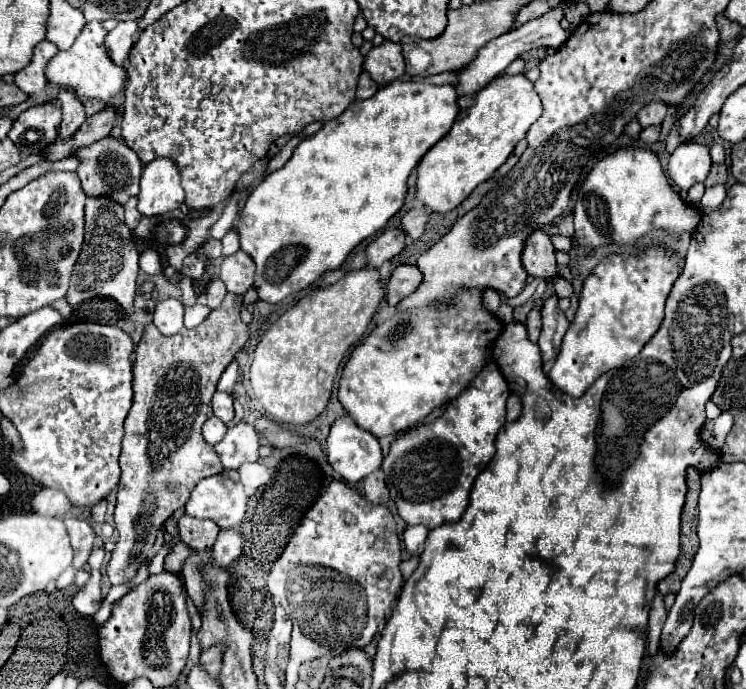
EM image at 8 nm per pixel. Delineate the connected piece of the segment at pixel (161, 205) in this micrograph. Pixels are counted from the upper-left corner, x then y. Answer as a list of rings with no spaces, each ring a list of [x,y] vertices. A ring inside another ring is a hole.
[[[155,158],[143,168],[139,212],[143,216],[159,216],[183,204],[181,172],[171,158]]]

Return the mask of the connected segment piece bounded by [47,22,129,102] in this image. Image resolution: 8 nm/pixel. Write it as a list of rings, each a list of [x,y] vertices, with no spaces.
[[[89,22],[81,30],[81,34],[75,40],[75,44],[71,46],[71,50],[57,52],[57,56],[49,62],[47,80],[57,86],[73,88],[79,98],[93,98],[93,100],[111,102],[111,98],[125,88],[129,74],[123,66],[115,64],[109,58],[107,50],[105,50],[105,36],[107,36],[107,30],[103,28],[103,22]]]

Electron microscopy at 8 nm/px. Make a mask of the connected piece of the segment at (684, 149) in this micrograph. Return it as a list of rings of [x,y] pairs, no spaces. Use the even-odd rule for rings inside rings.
[[[683,142],[669,158],[669,178],[681,188],[689,190],[697,182],[705,182],[711,170],[709,148],[699,142]]]

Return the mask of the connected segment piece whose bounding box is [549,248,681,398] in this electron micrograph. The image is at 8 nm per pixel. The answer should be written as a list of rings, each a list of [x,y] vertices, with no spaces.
[[[651,248],[643,256],[605,258],[583,284],[575,320],[571,322],[559,358],[549,372],[553,386],[563,394],[581,398],[599,376],[635,358],[659,330],[665,300],[679,272],[679,258],[663,252],[663,248]]]

